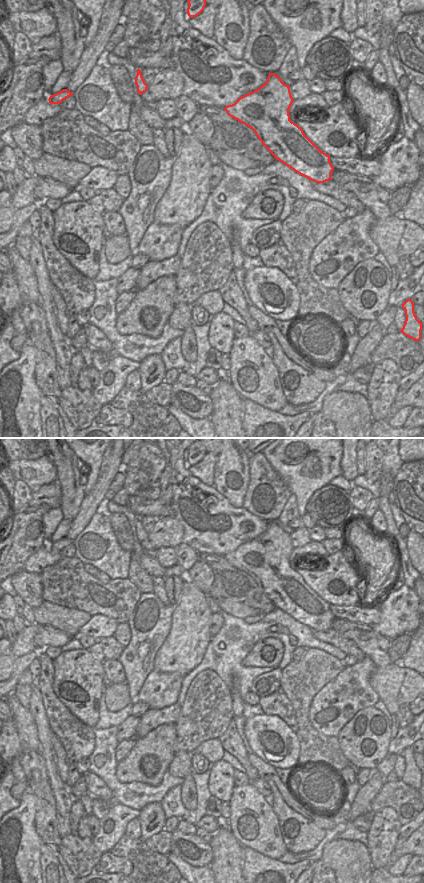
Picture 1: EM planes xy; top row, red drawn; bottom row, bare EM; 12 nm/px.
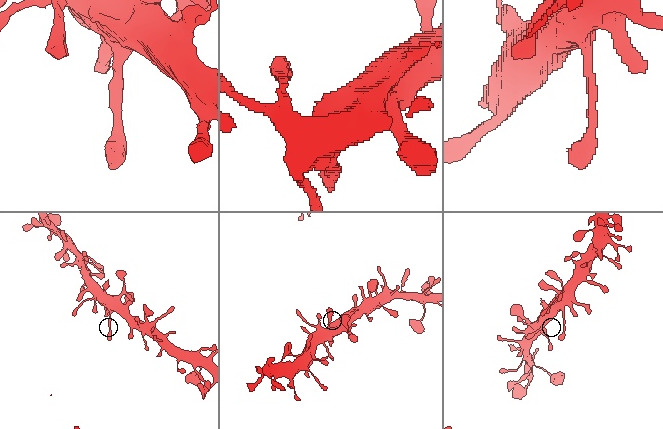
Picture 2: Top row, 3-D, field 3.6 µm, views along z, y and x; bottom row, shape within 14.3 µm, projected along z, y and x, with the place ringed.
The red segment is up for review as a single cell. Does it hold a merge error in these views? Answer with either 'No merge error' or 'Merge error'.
No merge error.

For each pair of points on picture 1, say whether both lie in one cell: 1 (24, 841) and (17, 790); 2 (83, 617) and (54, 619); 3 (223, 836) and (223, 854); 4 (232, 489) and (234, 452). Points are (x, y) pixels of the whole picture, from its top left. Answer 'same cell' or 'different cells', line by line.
1: different cells
2: same cell
3: same cell
4: same cell

